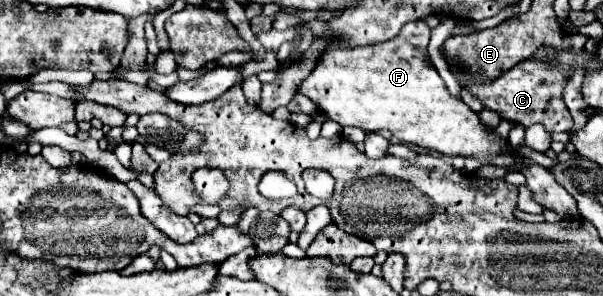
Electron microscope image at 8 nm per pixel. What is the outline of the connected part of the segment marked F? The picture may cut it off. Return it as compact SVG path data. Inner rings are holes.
M312 19L300 27L300 31L294 39L296 45L302 43L302 37L306 31L314 33L314 41L324 39L326 49L320 53L320 57L316 59L316 67L302 81L302 85L298 87L296 93L302 93L308 99L312 99L328 119L336 121L342 127L350 125L350 127L360 127L364 131L388 129L394 133L396 139L404 141L406 145L434 149L434 151L440 151L444 155L466 155L466 157L474 155L474 157L480 157L484 165L514 167L518 163L516 155L504 155L510 149L510 145L506 141L500 141L490 129L486 129L480 123L478 115L466 103L462 103L462 99L452 97L448 93L444 81L436 73L436 69L426 61L426 47L428 47L430 31L428 31L428 25L424 21L406 23L402 27L402 31L388 41L360 45L360 47L350 47L346 39L330 35L332 31L330 31L328 23L320 21L320 19Z

